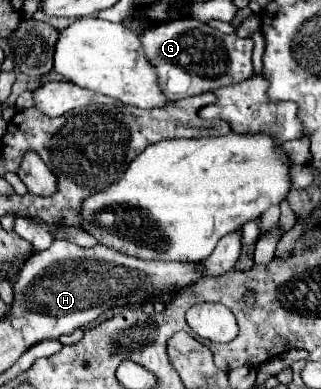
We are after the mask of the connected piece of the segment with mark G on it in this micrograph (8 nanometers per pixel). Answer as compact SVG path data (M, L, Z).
M179 19L155 27L147 27L141 35L147 59L159 73L159 87L171 99L179 101L189 95L215 91L223 85L233 85L253 77L251 53L253 39L241 39L235 33L225 35L197 19Z

